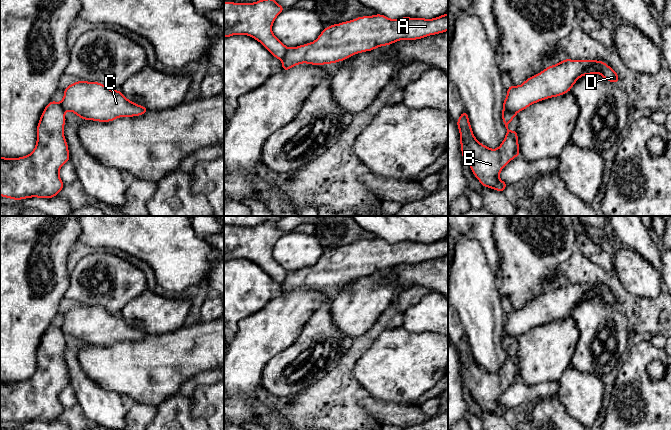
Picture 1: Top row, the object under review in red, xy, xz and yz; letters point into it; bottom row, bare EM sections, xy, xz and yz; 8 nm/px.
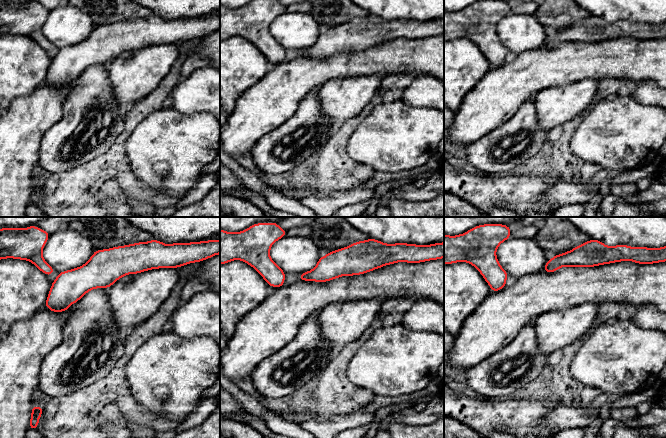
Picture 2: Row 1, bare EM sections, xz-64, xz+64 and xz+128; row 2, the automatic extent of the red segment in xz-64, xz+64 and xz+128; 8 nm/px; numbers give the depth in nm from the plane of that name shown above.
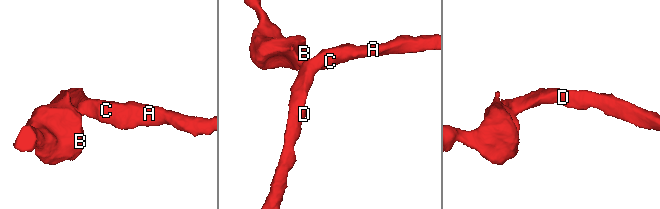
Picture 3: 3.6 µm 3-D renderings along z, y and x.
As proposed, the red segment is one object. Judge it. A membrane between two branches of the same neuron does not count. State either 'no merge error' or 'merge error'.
merge error

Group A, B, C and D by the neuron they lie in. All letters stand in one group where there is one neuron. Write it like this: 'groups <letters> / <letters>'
groups A C D / B

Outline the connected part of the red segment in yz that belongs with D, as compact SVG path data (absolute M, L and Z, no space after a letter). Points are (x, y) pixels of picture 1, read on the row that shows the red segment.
M566 58L527 78L522 85L506 88L503 107L518 113L534 103L570 92L580 77L595 73L612 83L620 83L618 73L604 61Z

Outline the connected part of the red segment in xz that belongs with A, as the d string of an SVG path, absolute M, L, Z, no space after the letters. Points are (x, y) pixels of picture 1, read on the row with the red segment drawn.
M448 13L432 19L390 19L383 14L361 16L324 28L313 42L288 48L281 59L282 70L288 71L302 63L333 64L400 40L417 40L446 31Z

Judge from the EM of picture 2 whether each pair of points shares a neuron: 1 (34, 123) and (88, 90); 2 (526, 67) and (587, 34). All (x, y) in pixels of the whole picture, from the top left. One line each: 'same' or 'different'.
1: different
2: same

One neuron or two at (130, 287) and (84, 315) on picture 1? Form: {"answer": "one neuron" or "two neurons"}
{"answer": "two neurons"}

